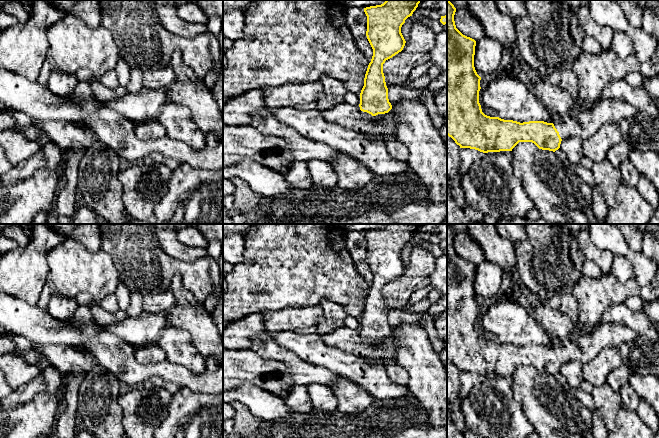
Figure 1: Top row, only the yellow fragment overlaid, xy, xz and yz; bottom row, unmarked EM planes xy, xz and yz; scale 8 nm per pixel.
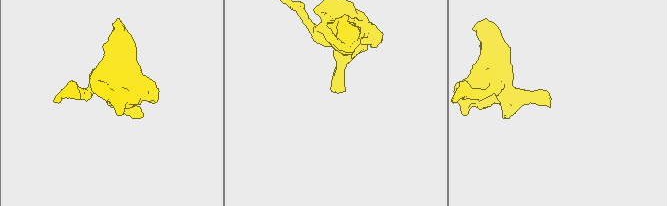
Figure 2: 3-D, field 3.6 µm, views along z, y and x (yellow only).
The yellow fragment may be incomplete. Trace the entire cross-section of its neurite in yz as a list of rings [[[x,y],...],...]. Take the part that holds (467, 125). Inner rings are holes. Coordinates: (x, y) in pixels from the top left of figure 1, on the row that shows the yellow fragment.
[[[447,0],[447,135],[451,137],[460,148],[475,149],[483,153],[512,151],[519,142],[532,142],[539,149],[555,152],[560,148],[563,139],[579,136],[583,140],[592,137],[603,125],[619,124],[622,120],[635,116],[639,111],[627,101],[620,98],[604,98],[592,110],[578,109],[575,114],[565,120],[547,123],[544,121],[517,122],[504,120],[499,117],[490,117],[482,112],[479,103],[481,77],[474,67],[476,41],[463,35],[455,25],[454,15],[456,8]]]

